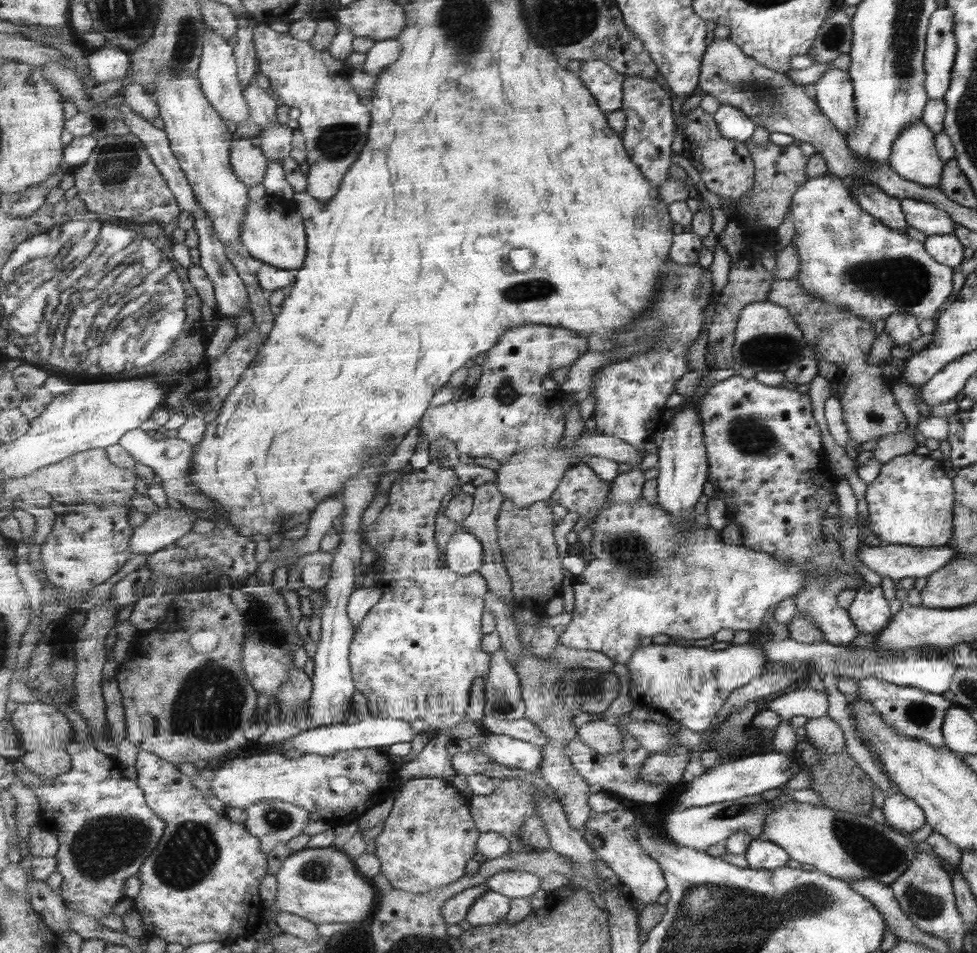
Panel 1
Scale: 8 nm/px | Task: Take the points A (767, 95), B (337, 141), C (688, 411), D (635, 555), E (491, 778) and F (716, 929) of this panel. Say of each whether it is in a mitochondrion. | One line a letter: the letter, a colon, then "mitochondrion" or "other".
A: mitochondrion
B: mitochondrion
C: other
D: mitochondrion
E: other
F: mitochondrion

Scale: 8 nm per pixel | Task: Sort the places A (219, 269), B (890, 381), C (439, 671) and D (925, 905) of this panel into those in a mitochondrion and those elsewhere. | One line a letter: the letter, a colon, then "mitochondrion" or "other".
A: mitochondrion
B: other
C: other
D: mitochondrion

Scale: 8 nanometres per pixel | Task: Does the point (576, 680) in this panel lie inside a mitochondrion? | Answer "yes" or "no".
yes

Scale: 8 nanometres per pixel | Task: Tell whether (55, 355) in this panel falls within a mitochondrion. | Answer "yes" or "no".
no

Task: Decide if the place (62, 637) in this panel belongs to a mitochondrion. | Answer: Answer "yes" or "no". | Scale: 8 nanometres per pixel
no

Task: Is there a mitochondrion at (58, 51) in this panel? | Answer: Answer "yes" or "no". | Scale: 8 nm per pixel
no

